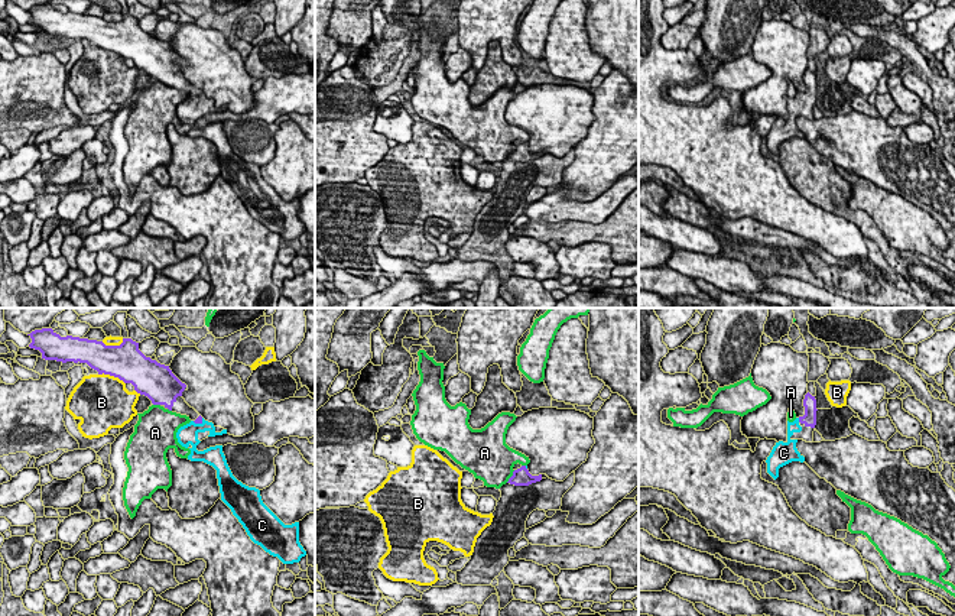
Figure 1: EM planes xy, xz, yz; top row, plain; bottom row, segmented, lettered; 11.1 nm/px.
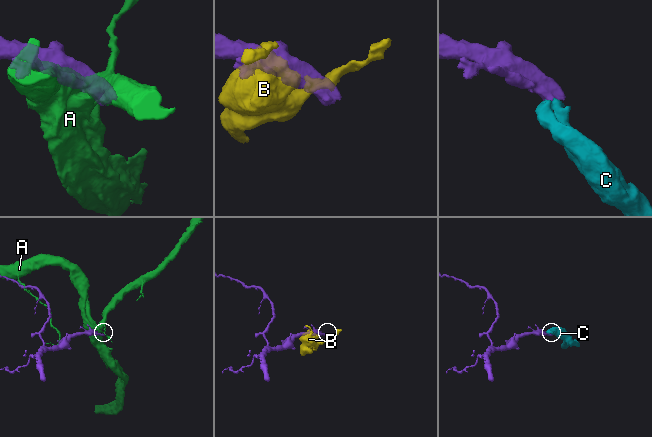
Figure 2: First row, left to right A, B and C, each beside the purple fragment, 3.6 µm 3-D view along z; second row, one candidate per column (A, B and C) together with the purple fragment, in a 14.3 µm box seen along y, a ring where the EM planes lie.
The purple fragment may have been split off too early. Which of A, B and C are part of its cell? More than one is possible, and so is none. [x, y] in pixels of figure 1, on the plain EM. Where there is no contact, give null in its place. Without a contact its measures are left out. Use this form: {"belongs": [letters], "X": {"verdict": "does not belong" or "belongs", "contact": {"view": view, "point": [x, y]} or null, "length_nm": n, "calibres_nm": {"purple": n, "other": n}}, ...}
{"belongs": ["C"], "A": {"verdict": "does not belong", "contact": {"view": "xz", "point": [512, 152]}, "length_nm": 180, "calibres_nm": {"purple": 190, "other": 440}}, "B": {"verdict": "does not belong", "contact": {"view": "xy", "point": [111, 51]}, "length_nm": 320, "calibres_nm": {"purple": 400, "other": 480}}, "C": {"verdict": "belongs", "contact": {"view": "yz", "point": [799, 96]}, "length_nm": 50, "calibres_nm": {"purple": 160, "other": 130}}}

